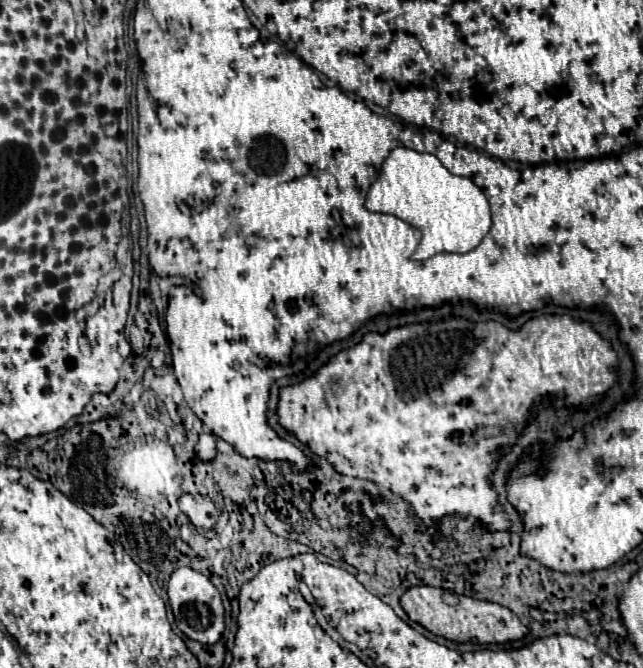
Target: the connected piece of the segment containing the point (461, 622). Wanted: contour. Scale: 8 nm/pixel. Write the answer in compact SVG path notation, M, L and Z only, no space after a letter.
M410 587L400 597L400 605L412 621L420 623L430 633L458 643L506 643L528 635L528 627L508 607L466 595L460 597L458 605L448 605L442 599L442 591L436 587Z

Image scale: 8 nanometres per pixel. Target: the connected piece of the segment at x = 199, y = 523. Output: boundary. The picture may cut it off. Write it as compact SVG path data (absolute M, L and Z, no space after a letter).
M182 495L180 509L190 517L194 527L198 529L212 529L220 517L220 511L212 503L212 499L202 495Z

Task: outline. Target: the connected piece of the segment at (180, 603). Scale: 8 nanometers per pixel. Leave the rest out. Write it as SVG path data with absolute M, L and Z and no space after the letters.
M178 567L174 575L170 575L168 581L168 601L176 619L178 629L194 641L200 643L216 643L224 631L224 607L218 589L210 583L208 577L202 573L190 569L190 567Z

